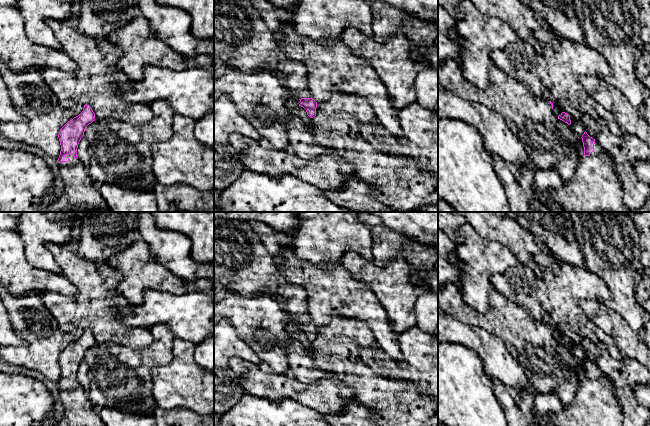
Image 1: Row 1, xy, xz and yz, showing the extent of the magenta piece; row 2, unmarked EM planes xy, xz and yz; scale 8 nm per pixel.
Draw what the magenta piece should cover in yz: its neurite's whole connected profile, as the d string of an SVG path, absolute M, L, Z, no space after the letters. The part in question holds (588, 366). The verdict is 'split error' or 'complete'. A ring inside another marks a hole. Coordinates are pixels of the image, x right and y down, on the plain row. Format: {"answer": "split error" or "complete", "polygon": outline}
{"answer": "split error", "polygon": "M585 355L582 359L584 380L579 384L572 402L558 413L550 413L544 422L534 411L531 426L623 426L621 405L613 390L612 381Z"}

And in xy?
{"answer": "split error", "polygon": "M84 329L83 335L60 353L58 362L61 375L57 386L59 389L58 397L64 407L64 417L60 421L54 419L52 426L106 426L98 412L95 411L89 398L86 397L82 386L77 381L78 368L84 360L86 351L93 345L95 345L95 337L89 329Z"}

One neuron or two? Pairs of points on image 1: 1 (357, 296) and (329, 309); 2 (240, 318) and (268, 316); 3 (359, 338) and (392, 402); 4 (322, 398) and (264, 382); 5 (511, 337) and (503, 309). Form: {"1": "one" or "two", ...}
{"1": "one", "2": "one", "3": "one", "4": "one", "5": "one"}

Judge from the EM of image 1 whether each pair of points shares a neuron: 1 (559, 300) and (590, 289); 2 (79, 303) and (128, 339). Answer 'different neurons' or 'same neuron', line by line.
1: same neuron
2: same neuron

